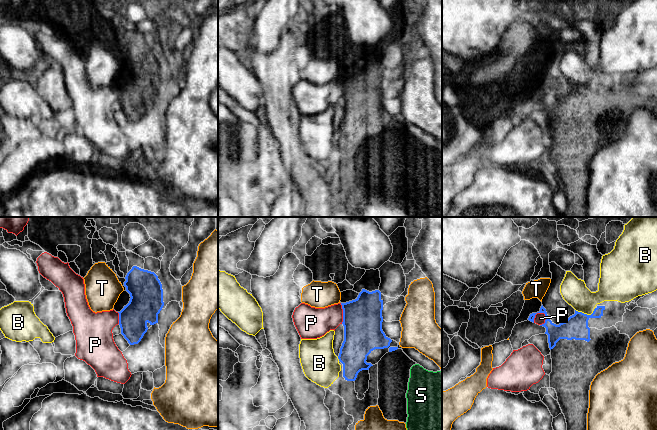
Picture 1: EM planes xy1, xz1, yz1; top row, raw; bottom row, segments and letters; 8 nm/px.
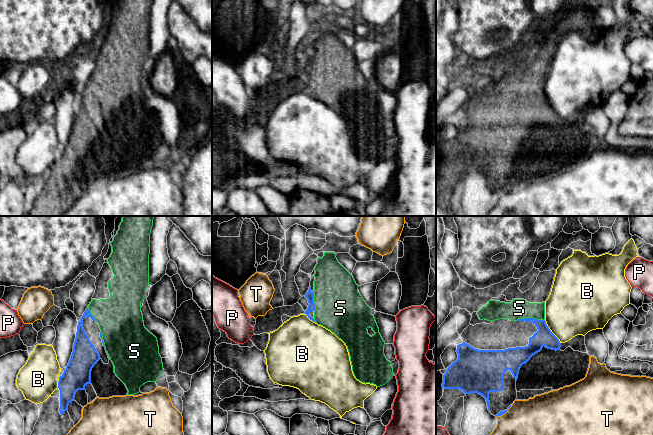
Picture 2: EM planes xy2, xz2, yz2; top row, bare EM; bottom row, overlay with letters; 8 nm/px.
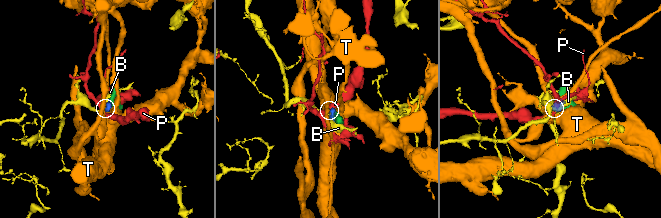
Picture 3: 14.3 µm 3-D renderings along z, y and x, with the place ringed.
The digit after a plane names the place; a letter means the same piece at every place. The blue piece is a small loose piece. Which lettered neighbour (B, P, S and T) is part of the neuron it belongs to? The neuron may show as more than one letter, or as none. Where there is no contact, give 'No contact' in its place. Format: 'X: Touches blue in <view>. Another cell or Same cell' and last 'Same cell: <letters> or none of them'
B: Touches blue in yz2. Another cell
P: Touches blue in yz1. Another cell
S: Touches blue in yz2. Same cell
T: Touches blue in yz2. Another cell
Same cell: S

